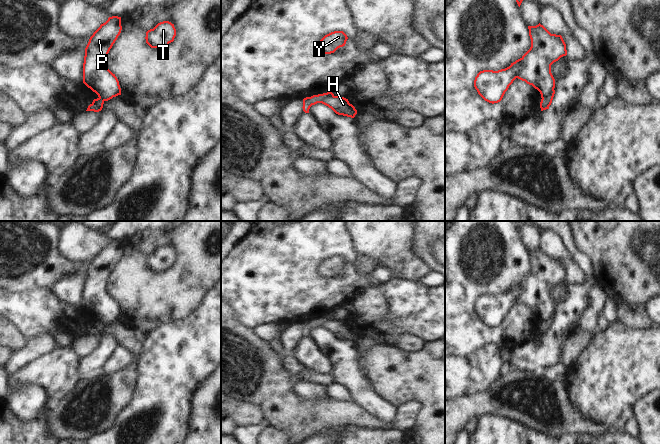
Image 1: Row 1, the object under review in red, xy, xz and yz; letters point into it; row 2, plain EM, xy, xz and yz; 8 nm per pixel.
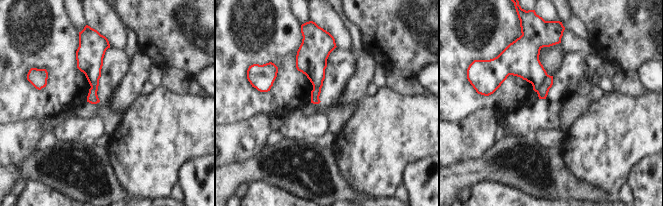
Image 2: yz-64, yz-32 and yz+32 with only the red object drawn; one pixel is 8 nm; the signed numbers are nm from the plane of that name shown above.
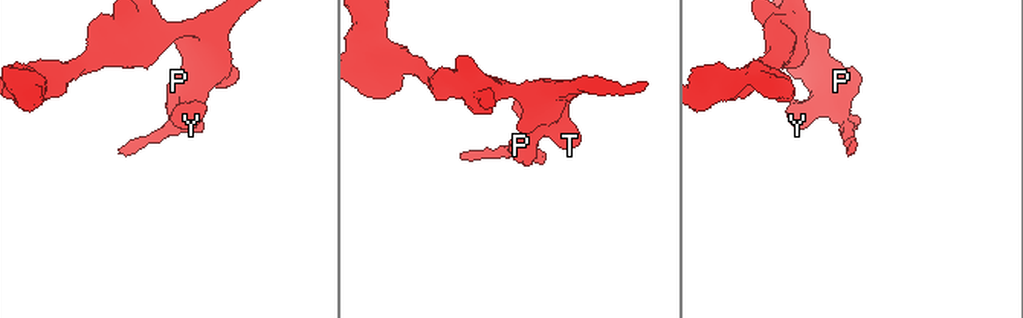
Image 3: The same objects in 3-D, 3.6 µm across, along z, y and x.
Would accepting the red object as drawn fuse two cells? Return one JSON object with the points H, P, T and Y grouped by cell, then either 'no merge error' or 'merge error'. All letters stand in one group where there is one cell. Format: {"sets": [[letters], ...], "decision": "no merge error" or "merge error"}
{"sets": [["H"], ["P", "T", "Y"]], "decision": "merge error"}

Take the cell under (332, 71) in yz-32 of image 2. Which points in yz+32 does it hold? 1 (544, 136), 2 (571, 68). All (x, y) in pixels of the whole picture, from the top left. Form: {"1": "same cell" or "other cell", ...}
{"1": "other cell", "2": "same cell"}

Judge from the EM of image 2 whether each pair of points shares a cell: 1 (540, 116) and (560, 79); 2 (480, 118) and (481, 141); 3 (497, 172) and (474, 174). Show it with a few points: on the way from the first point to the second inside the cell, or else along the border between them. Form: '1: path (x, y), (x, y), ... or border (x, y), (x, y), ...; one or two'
1: path (549, 107), (559, 95), (560, 88); one
2: path (480, 124), (480, 135); one
3: path (491, 172), (480, 172); one

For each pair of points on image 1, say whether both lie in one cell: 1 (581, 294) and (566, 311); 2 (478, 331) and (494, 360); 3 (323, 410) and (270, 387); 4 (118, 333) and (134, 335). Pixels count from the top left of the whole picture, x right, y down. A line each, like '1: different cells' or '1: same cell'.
1: same cell
2: different cells
3: same cell
4: same cell

